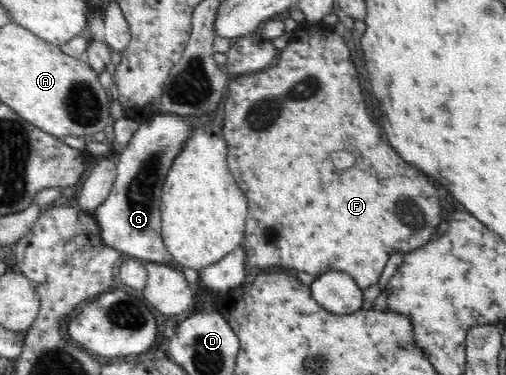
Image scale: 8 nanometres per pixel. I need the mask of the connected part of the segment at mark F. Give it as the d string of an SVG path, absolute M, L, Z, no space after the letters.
M314 22L309 27L300 27L295 31L287 46L278 51L276 65L262 72L239 75L236 79L230 79L228 99L222 106L224 109L223 133L224 138L228 141L228 155L226 155L228 167L248 201L248 217L246 217L244 243L242 243L248 254L247 261L254 267L260 267L265 271L270 268L283 267L283 269L304 271L314 277L320 277L330 270L338 269L352 277L362 291L366 291L370 285L378 284L382 277L382 269L388 263L392 253L398 253L398 251L404 254L410 253L440 235L437 230L446 226L442 216L445 210L434 184L428 181L424 175L420 175L416 169L406 165L400 159L400 155L392 147L388 147L388 139L384 139L384 131L380 131L380 127L376 125L376 121L372 119L372 115L368 111L368 105L362 95L358 71L356 71L351 59L352 55L343 38L344 36L335 33L332 27L326 26L323 22Z

